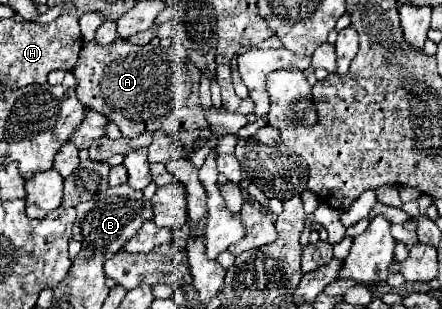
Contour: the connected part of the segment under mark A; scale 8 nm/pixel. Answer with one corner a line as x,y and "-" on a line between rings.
121,38
101,46
91,40
83,42
73,74
77,78
77,98
85,106
113,120
127,138
139,136
145,130
163,130
177,146
193,152
205,146
211,136
209,122
197,100
201,74
189,62
185,52
177,58
171,48
163,46
137,46

